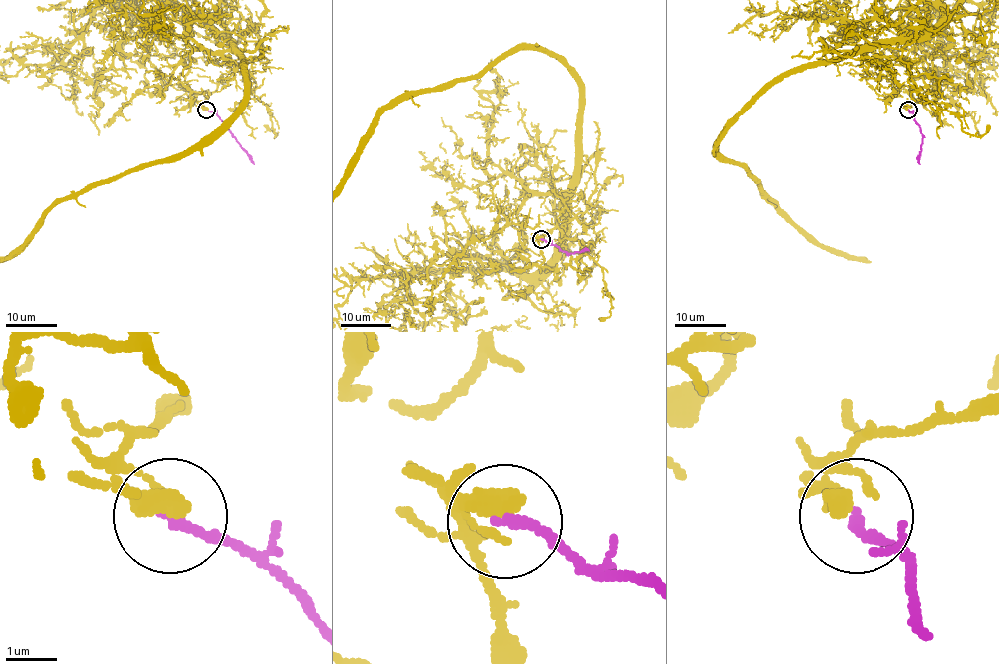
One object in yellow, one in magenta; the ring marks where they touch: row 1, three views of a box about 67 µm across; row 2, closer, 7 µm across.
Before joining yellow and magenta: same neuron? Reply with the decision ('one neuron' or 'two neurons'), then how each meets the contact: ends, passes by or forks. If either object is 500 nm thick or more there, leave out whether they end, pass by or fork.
two neurons; yellow ends there; magenta ends there

